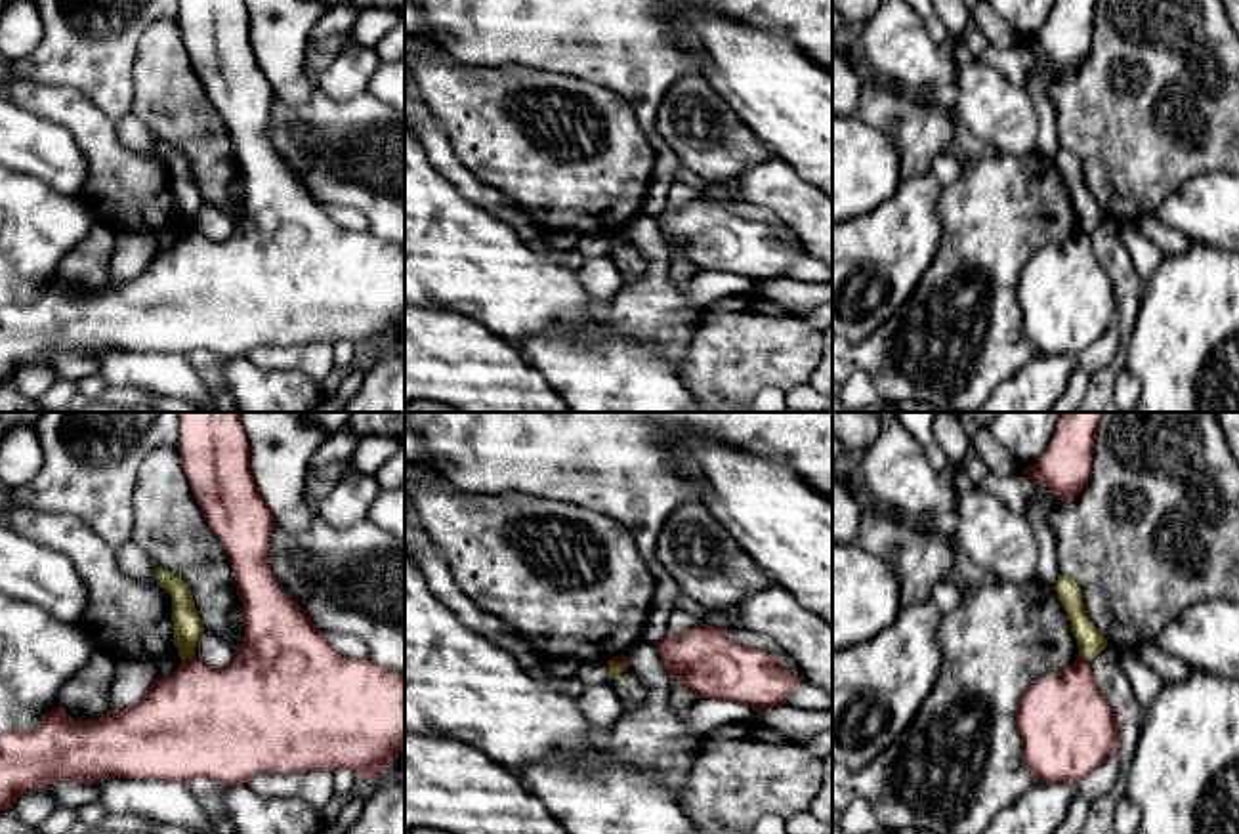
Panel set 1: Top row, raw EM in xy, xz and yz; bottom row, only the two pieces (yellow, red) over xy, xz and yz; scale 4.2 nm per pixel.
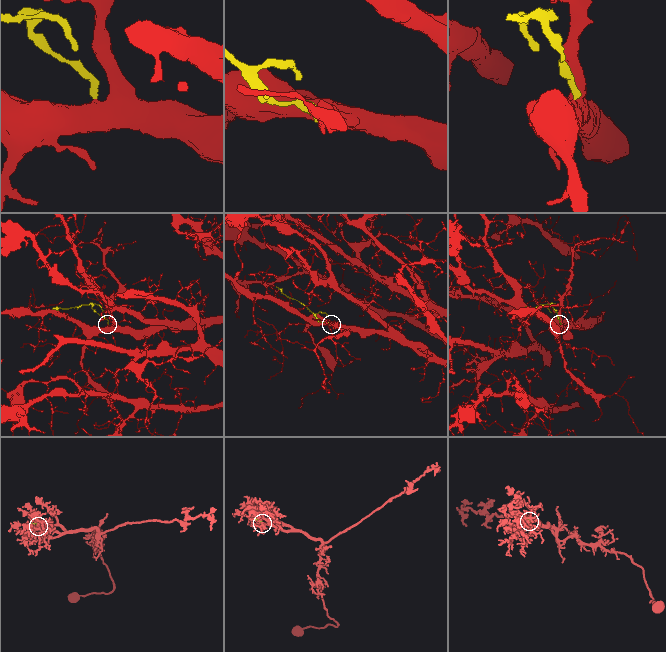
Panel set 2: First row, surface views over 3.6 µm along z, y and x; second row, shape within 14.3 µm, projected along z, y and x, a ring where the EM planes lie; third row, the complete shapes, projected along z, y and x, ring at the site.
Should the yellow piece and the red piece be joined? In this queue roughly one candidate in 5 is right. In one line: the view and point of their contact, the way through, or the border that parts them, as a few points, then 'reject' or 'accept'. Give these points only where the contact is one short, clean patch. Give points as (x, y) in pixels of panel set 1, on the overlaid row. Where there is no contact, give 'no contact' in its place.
meets yellow in xy at (188, 657); border along xy (193, 655), (182, 661); reject

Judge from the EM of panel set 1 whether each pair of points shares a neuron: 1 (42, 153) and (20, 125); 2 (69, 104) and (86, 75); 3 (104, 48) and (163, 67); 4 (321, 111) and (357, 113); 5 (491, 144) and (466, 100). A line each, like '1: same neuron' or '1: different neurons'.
1: same neuron
2: different neurons
3: different neurons
4: same neuron
5: same neuron

